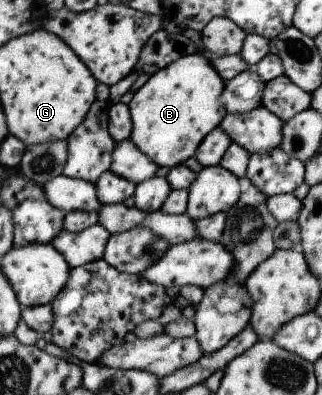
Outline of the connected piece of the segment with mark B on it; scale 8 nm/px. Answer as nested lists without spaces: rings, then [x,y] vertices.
[[[187,55],[151,74],[146,83],[133,93],[127,108],[131,117],[129,141],[157,167],[179,166],[195,155],[203,137],[219,126],[226,111],[219,99],[223,91],[223,79],[209,65],[208,55]]]

